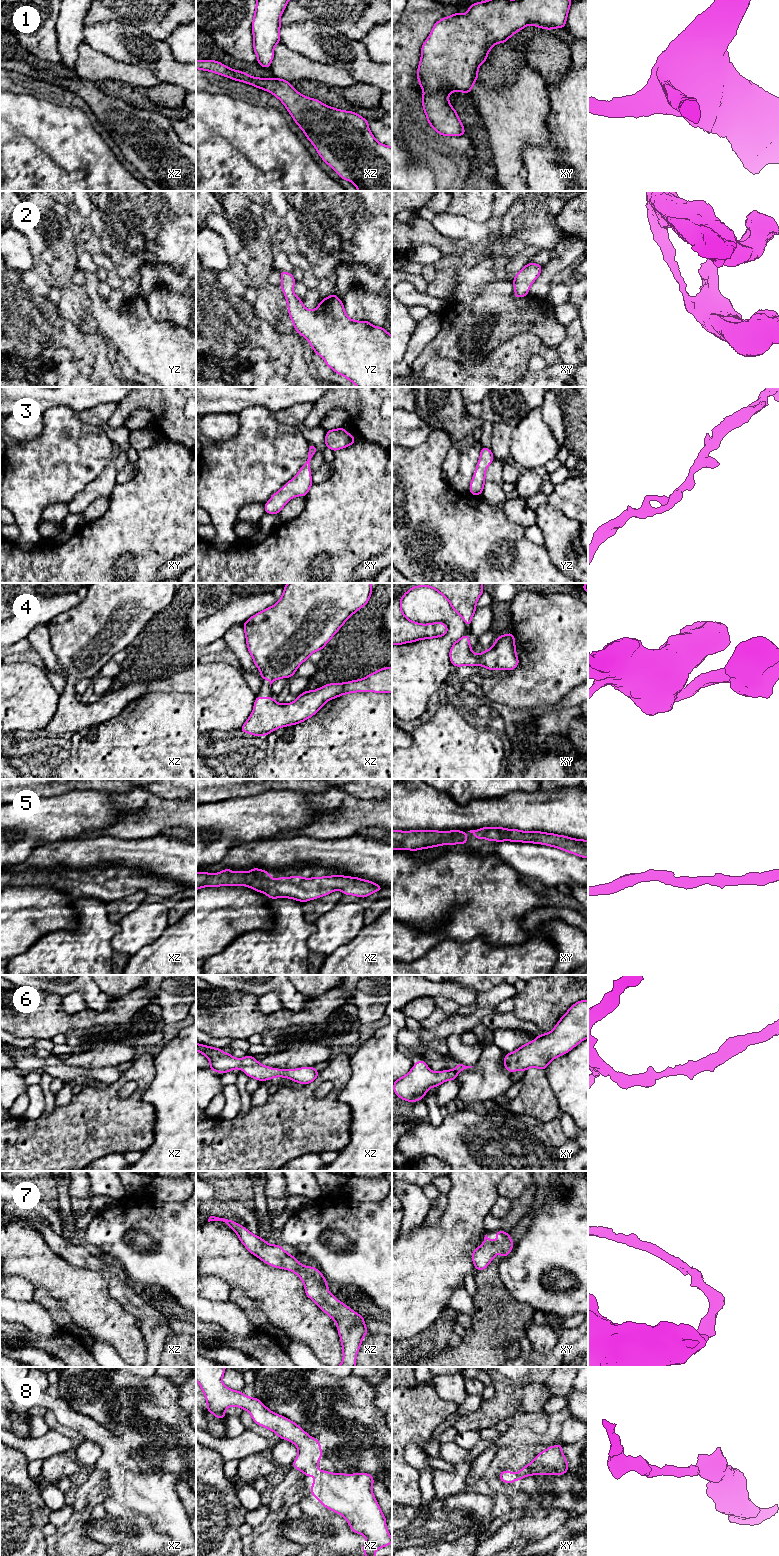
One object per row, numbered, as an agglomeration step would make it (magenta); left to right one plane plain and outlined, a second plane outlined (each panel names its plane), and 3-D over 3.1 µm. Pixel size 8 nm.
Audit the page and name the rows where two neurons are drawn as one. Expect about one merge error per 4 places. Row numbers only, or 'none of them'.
none of them

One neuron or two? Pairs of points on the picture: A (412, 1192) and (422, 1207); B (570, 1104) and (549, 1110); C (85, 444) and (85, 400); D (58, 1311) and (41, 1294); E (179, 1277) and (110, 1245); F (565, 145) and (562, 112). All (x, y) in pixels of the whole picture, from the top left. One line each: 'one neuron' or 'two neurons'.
A: one neuron
B: two neurons
C: two neurons
D: one neuron
E: one neuron
F: one neuron

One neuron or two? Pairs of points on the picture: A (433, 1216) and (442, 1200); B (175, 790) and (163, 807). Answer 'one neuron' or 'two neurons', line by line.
A: one neuron
B: two neurons

